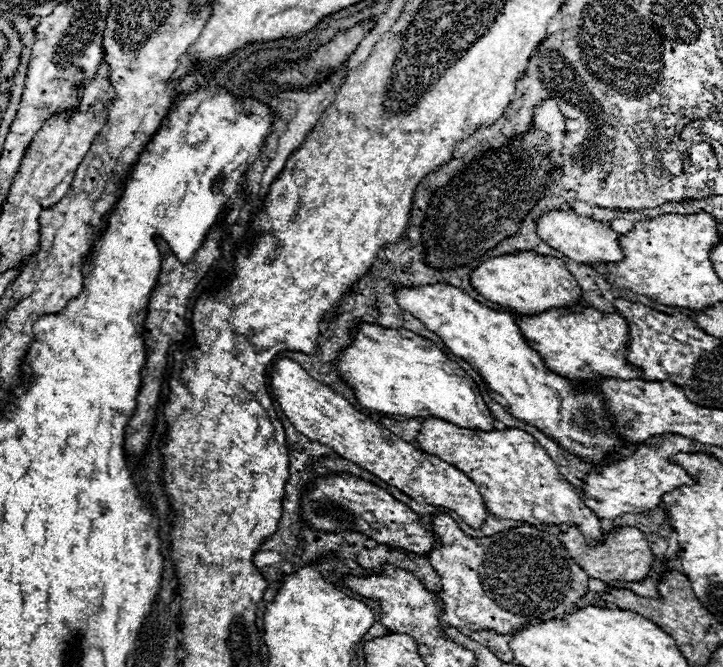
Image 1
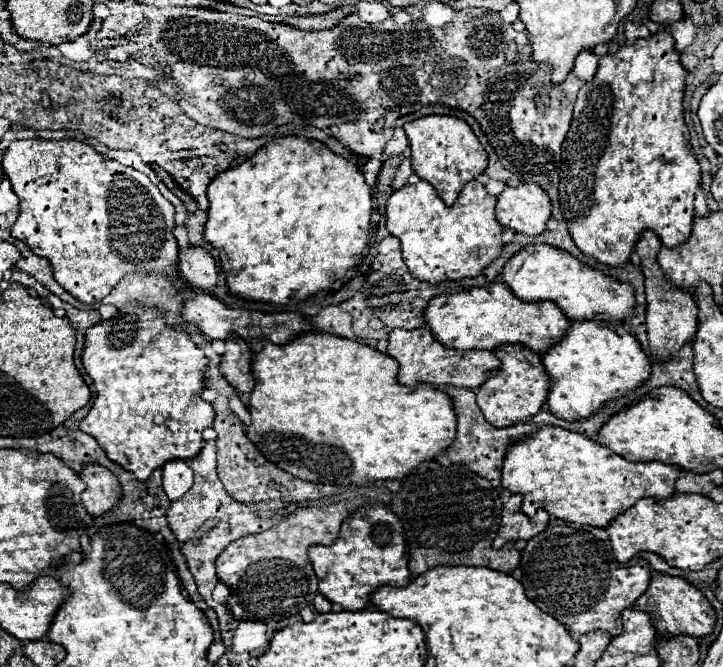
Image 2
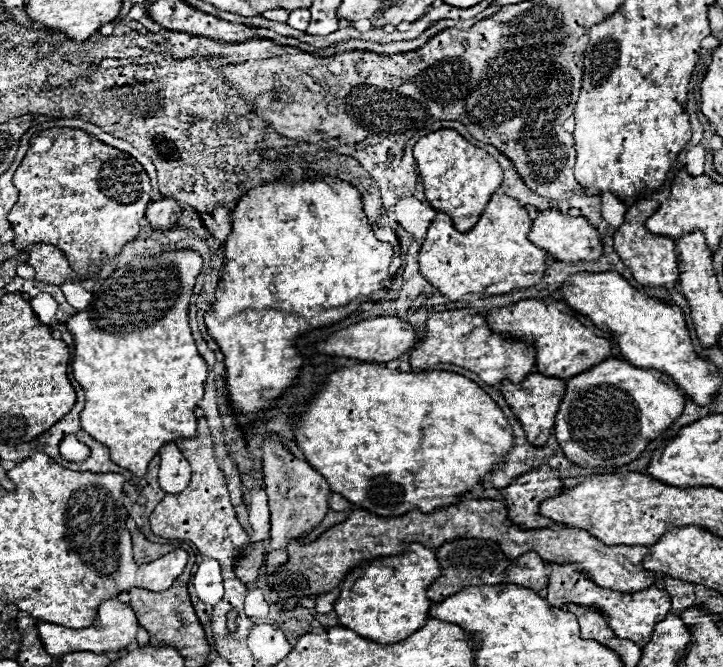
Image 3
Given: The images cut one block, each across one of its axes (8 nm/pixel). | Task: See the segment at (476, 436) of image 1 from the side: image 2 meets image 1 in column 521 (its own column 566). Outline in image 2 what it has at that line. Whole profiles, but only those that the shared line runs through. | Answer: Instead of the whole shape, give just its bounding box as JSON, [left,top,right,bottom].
[502,426,678,528]

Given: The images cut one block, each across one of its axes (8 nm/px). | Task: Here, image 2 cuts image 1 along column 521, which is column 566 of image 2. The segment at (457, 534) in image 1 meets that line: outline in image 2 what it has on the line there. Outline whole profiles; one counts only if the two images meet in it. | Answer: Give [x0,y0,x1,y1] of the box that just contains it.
[520,526,650,636]

